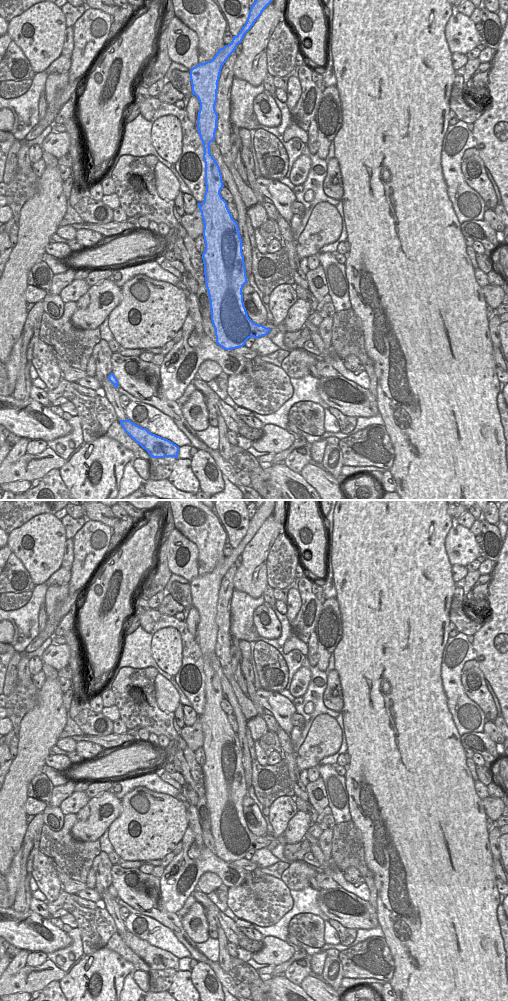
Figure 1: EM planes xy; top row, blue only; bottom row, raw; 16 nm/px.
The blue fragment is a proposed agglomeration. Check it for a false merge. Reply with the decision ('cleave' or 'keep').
keep

